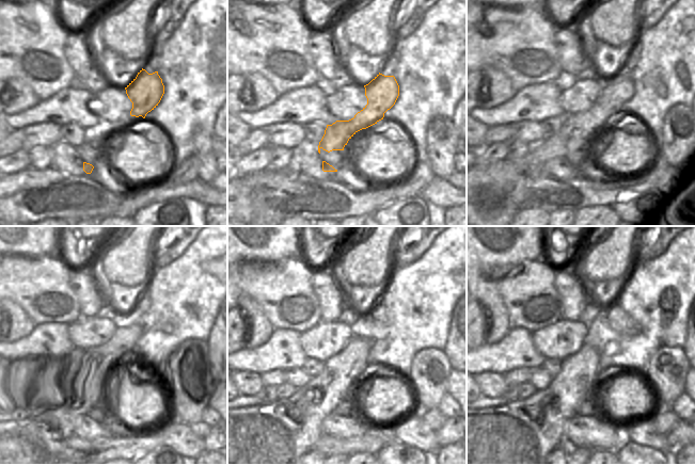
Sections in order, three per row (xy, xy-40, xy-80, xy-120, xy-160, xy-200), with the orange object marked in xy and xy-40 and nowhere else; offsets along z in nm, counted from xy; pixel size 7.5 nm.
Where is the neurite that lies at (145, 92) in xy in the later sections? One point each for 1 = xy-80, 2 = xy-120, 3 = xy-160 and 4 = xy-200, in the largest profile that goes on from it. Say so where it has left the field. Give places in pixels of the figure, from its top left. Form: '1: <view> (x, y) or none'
1: xy-80 (488, 204)
2: xy-120 (12, 443)
3: xy-160 (263, 443)
4: xy-200 (509, 443)

